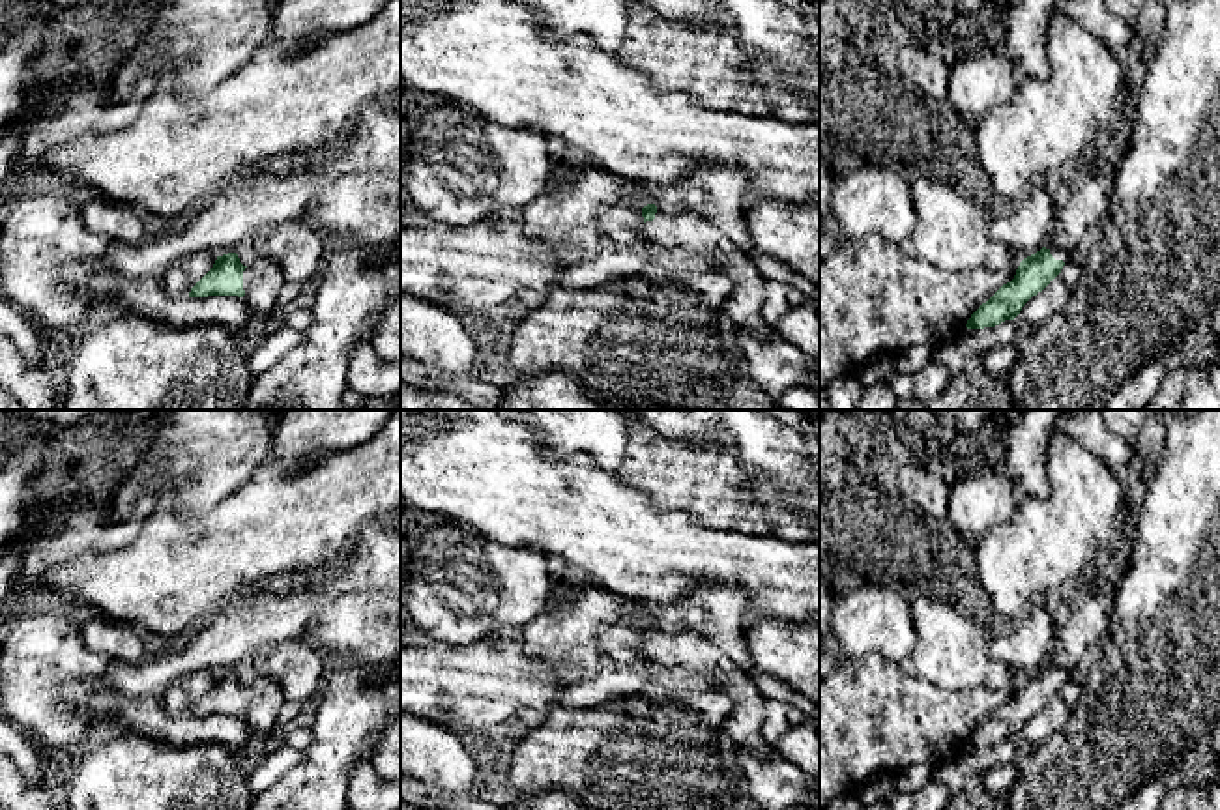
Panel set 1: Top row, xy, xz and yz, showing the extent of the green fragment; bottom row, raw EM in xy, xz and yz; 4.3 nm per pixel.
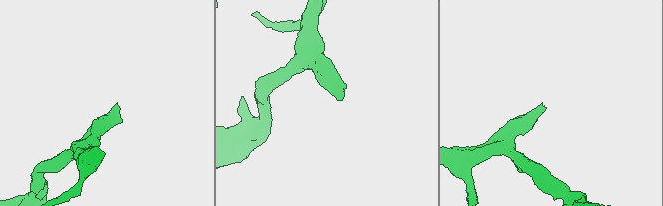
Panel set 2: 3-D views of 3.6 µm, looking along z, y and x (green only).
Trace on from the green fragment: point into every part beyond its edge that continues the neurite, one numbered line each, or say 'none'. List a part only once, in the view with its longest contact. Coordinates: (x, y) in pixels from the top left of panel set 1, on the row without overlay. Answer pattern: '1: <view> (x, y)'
1: xy (262, 700)

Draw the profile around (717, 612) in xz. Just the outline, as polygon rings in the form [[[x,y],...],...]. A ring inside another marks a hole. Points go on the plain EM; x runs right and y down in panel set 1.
[[[702,586],[657,608],[653,623],[664,632],[692,630],[711,642],[735,666],[752,662],[745,632],[750,599],[739,586]]]

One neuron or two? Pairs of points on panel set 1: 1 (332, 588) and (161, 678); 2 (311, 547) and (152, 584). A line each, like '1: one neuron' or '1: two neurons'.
1: one neuron
2: one neuron

